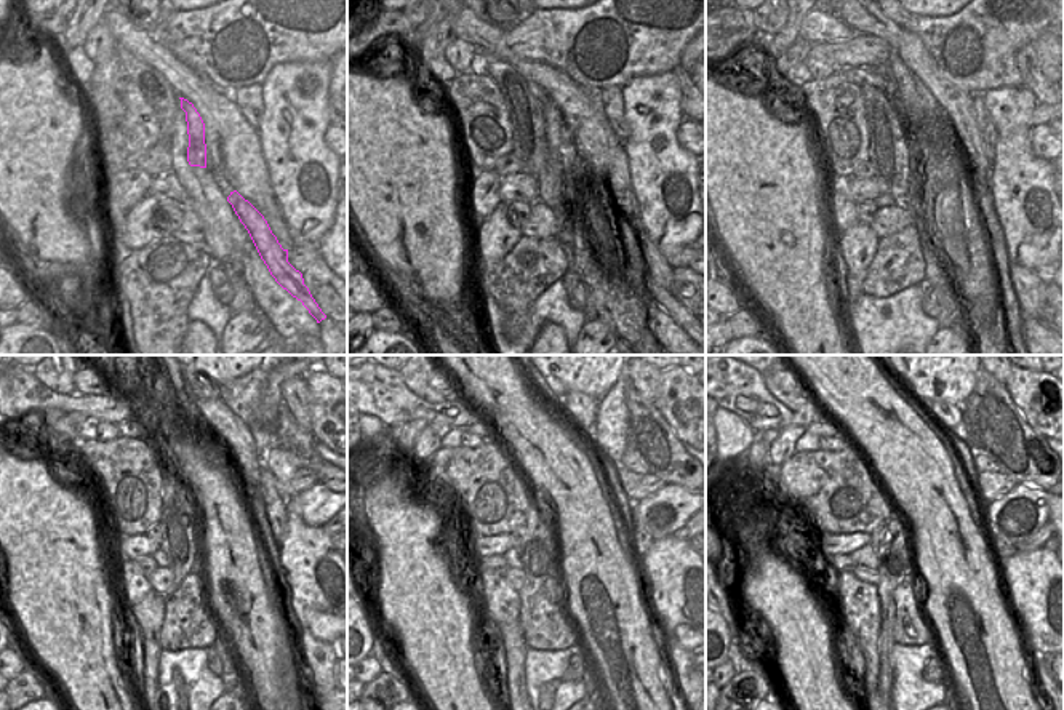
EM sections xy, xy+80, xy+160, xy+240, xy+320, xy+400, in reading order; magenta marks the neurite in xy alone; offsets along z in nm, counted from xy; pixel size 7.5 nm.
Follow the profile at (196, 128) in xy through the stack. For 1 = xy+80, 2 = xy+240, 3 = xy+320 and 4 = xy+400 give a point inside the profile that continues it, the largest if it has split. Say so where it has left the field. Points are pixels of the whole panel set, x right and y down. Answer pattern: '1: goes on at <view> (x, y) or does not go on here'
1: goes on at xy+80 (535, 90)
2: goes on at xy+240 (133, 427)
3: goes on at xy+320 (480, 427)
4: goes on at xy+400 (828, 427)

